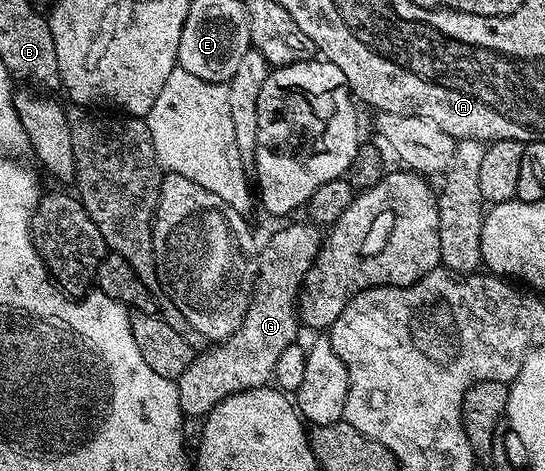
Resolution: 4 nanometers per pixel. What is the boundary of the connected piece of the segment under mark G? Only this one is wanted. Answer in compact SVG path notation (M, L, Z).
M306 224L287 225L277 230L267 242L262 242L255 287L237 331L225 340L196 352L189 367L185 367L177 378L179 409L184 418L206 418L221 399L229 399L229 395L237 395L241 391L264 388L274 378L281 351L296 344L298 337L295 336L301 330L297 312L299 290L317 259L324 238L320 226Z

